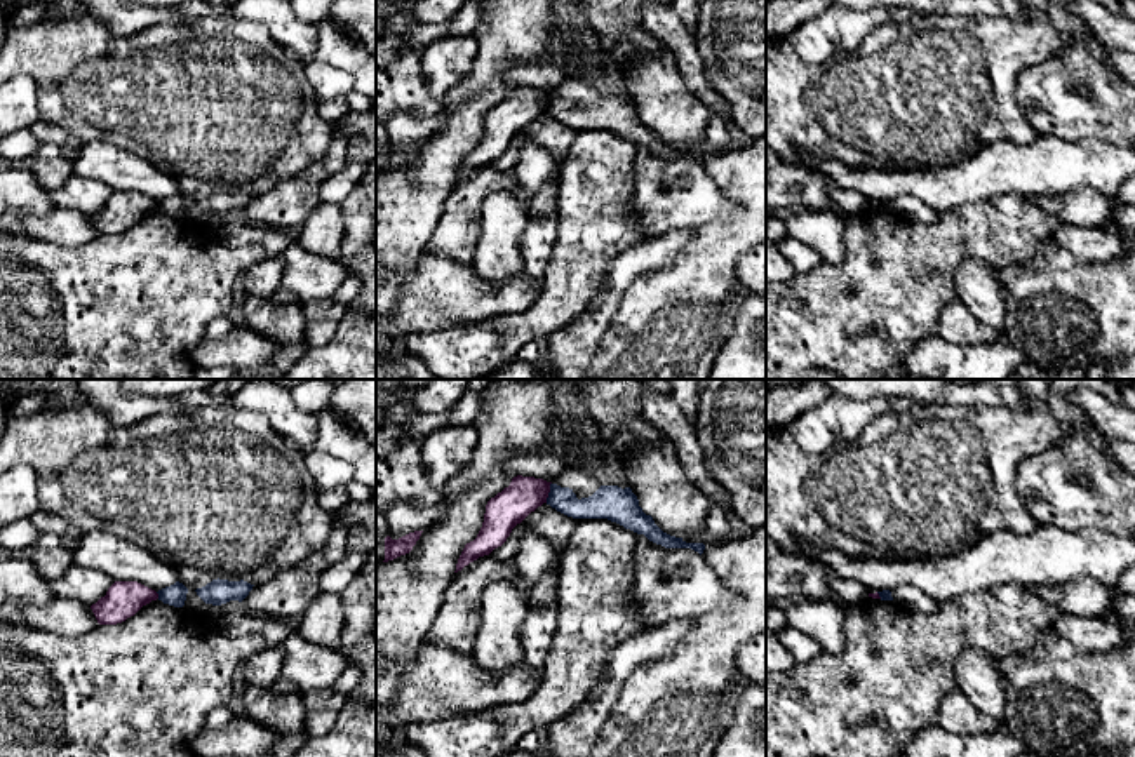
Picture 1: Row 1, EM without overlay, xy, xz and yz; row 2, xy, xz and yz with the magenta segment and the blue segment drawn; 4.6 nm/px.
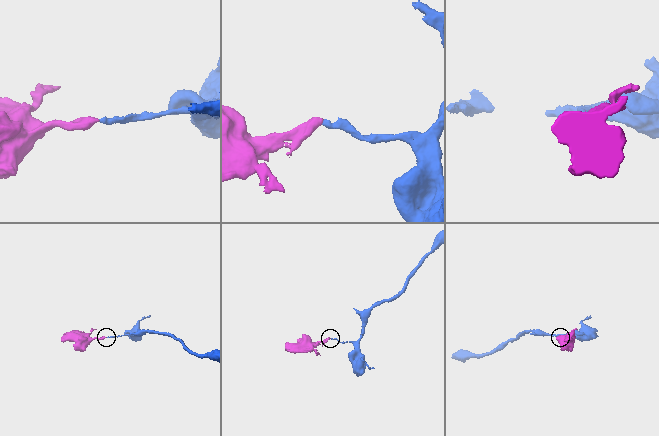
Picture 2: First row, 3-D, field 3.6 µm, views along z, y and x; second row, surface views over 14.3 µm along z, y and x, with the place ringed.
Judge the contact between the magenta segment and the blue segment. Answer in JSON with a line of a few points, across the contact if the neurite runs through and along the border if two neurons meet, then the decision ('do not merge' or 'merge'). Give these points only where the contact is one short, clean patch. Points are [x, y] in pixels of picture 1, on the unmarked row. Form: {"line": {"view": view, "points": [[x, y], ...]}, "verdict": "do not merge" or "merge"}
{"line": {"view": "xz", "points": [[550, 93], [545, 112]]}, "verdict": "do not merge"}

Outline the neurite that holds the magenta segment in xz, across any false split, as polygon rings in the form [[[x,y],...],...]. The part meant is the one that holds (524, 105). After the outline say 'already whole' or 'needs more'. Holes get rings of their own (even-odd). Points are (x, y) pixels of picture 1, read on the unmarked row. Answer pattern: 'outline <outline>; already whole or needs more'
outline [[[517,85],[508,97],[491,108],[482,137],[477,148],[465,155],[454,183],[501,157],[517,134],[547,113],[550,94],[543,89]]]; already whole

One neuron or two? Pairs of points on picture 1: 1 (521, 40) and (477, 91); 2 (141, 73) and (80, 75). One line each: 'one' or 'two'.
1: one
2: one

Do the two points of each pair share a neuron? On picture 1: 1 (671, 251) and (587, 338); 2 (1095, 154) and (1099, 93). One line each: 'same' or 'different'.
1: same
2: different

